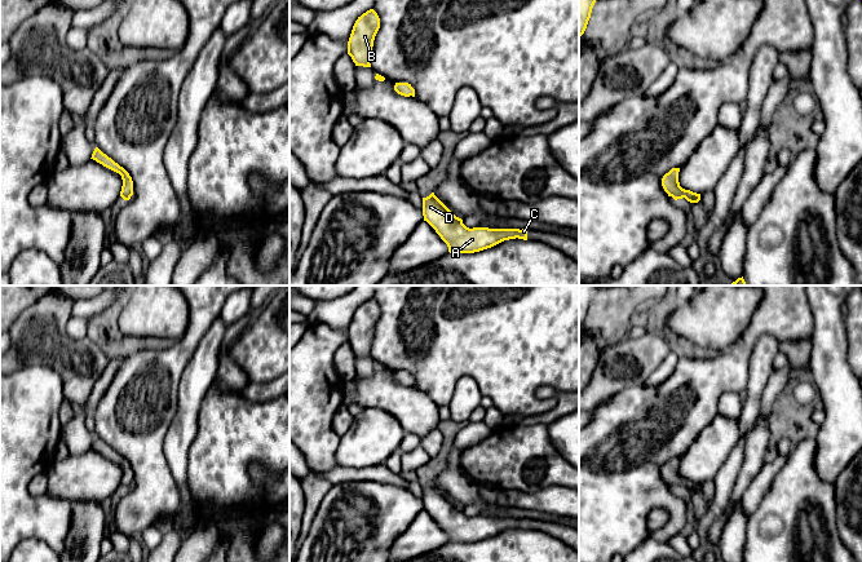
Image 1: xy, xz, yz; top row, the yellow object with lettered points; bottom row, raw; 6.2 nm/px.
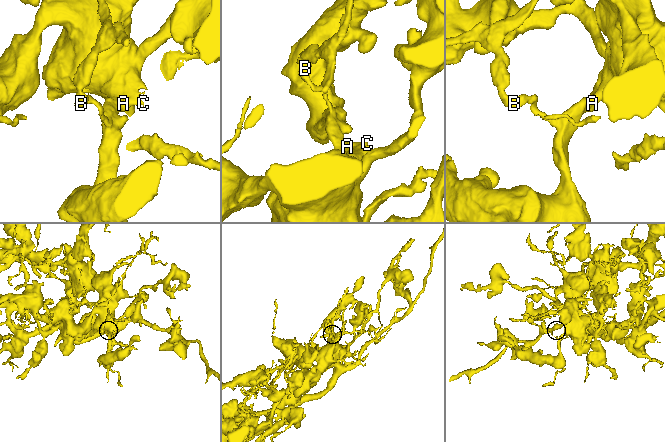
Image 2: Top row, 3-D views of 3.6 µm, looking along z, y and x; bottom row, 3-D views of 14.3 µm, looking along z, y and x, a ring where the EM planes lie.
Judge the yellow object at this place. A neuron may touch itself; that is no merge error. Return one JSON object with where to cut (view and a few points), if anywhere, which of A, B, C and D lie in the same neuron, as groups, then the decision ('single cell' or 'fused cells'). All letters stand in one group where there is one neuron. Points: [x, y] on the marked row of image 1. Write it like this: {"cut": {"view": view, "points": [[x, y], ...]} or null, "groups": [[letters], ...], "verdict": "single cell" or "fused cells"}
{"cut": null, "groups": [["A", "B", "C", "D"]], "verdict": "single cell"}

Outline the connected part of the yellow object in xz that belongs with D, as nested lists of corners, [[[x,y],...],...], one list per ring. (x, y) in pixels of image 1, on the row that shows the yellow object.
[[[434,193],[423,198],[423,216],[447,244],[450,253],[474,253],[516,238],[527,240],[526,229],[467,227]]]

